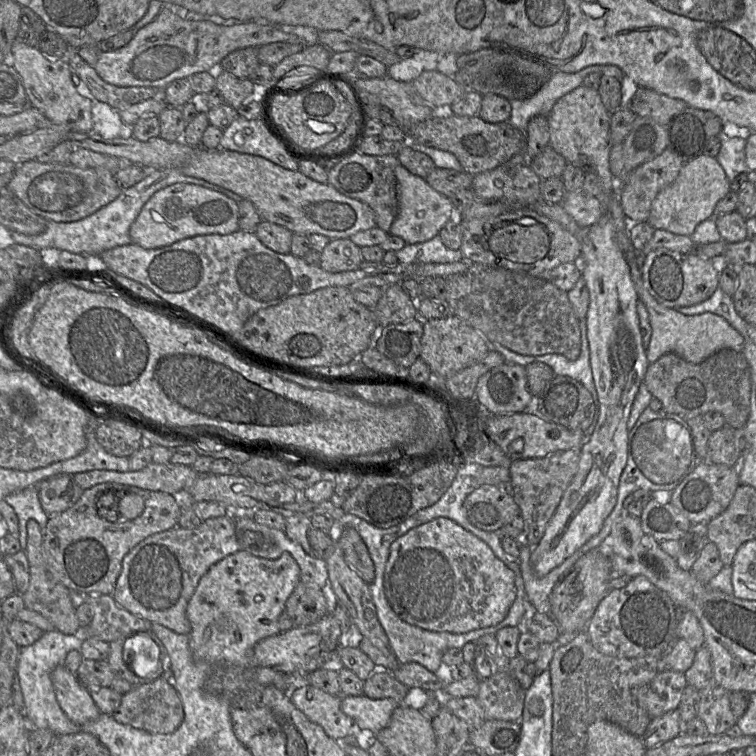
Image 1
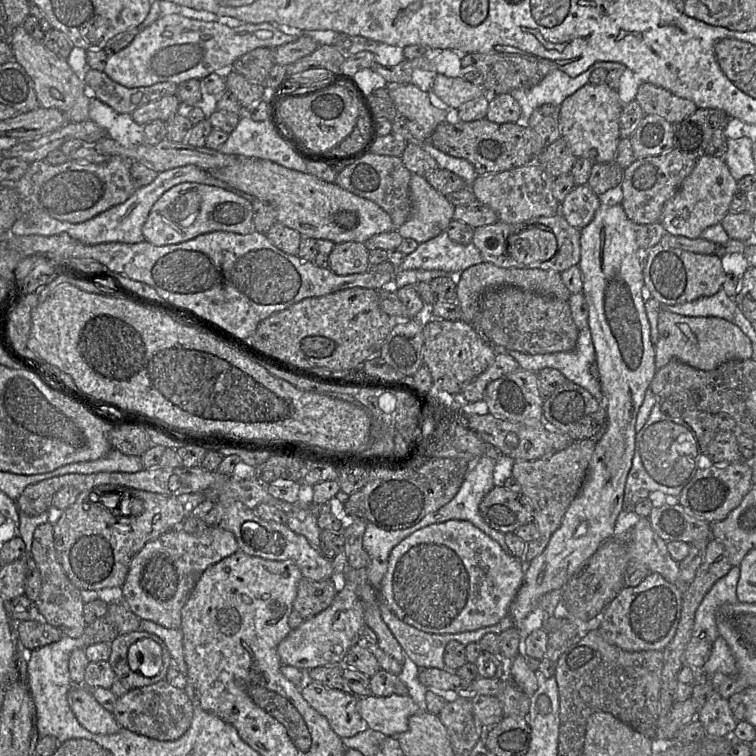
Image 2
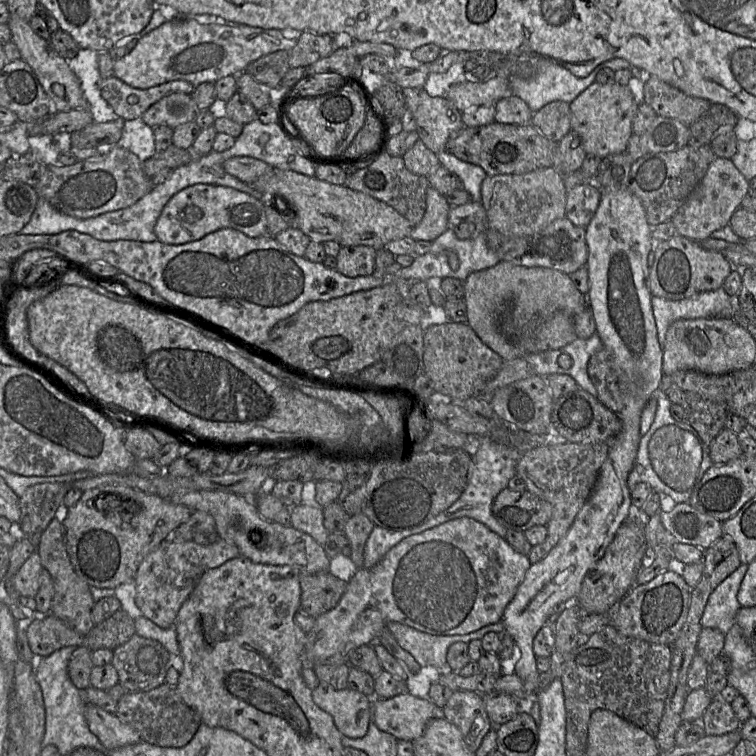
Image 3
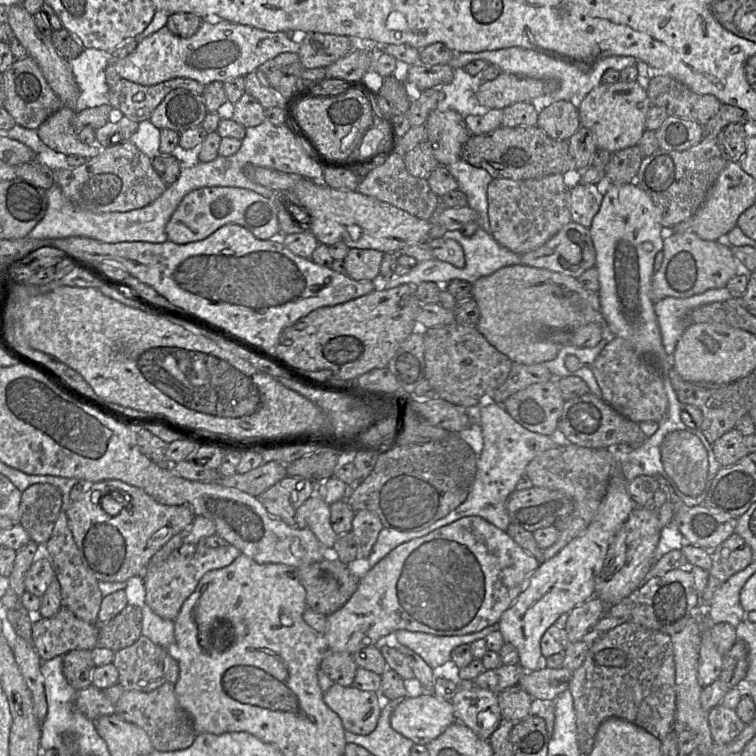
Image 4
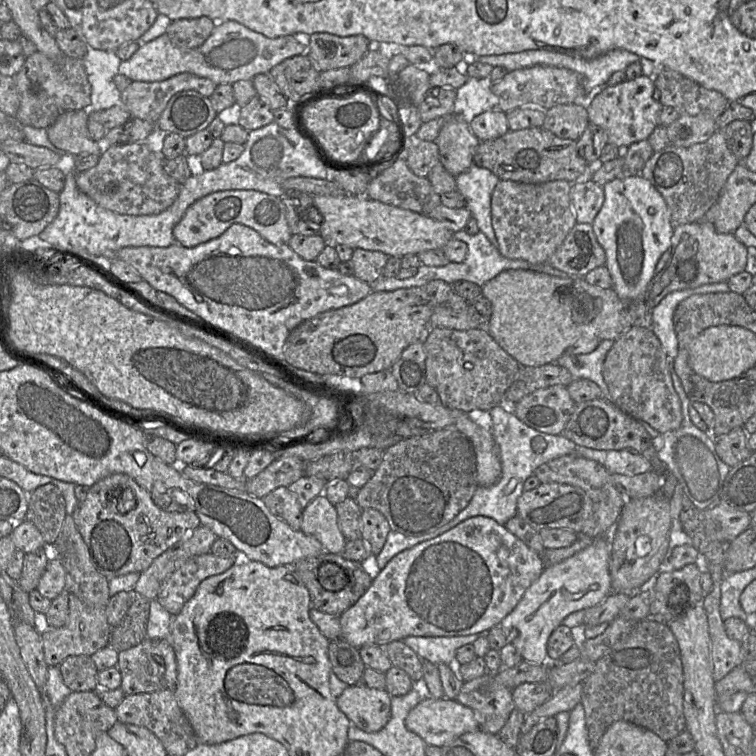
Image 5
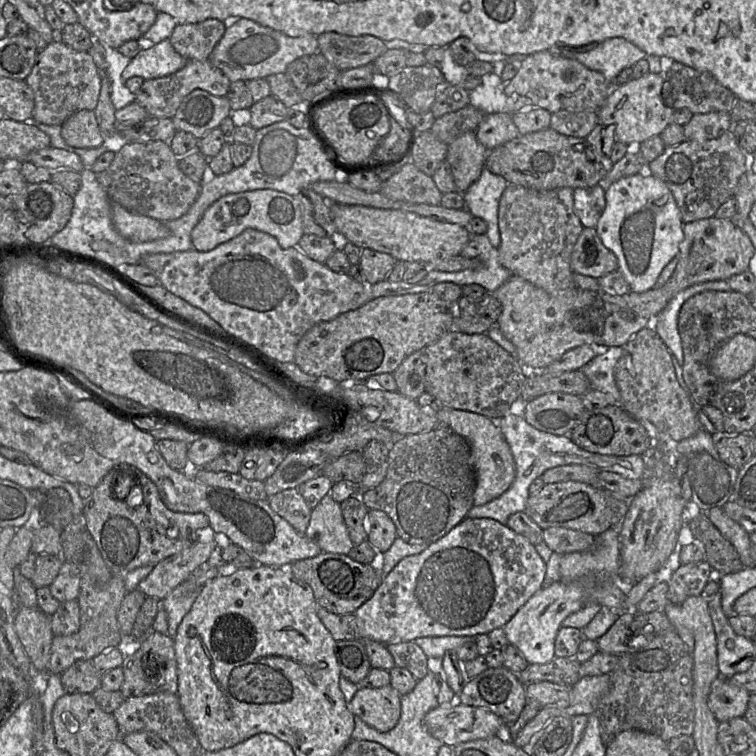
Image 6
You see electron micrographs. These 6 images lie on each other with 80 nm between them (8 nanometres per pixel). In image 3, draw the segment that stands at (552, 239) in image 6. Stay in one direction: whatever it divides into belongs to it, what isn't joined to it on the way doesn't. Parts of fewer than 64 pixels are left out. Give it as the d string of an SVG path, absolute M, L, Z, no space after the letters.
M552 167L523 174L487 175L481 185L481 203L487 214L486 226L508 237L523 237L537 234L552 221L566 217L567 190L563 178Z

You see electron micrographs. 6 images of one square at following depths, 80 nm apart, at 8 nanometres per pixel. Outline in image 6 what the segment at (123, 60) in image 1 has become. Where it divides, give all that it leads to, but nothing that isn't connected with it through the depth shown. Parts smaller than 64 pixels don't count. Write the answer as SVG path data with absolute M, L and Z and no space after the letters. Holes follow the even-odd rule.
M241 18L227 23L223 37L211 53L210 61L231 82L235 82L285 73L294 60L316 53L319 53L319 43L315 35L291 37L253 20ZM166 39L140 50L124 69L122 81L125 85L125 81L134 76L144 80L161 78L179 71L186 63L186 59L173 48L170 39Z

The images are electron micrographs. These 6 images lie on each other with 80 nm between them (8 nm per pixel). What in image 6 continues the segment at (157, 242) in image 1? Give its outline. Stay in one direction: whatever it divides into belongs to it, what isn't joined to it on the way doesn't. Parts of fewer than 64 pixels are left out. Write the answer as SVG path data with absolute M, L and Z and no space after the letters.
M258 189L225 195L205 210L191 232L191 241L195 250L206 252L248 228L272 235L284 249L297 246L304 234L298 201L287 193L273 189Z

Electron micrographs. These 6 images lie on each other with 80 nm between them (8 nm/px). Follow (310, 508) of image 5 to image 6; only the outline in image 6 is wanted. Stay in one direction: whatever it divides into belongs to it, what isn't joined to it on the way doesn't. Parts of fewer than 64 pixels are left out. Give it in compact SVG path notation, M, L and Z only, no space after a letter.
M329 494L312 509L305 535L315 542L322 552L347 555L354 546L341 506Z

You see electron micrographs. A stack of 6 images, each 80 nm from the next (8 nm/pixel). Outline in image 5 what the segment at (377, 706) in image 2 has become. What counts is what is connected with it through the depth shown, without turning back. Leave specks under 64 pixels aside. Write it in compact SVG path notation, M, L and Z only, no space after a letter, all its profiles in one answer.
M430 697L421 701L409 712L405 719L405 725L409 731L421 737L428 746L436 747L446 746L465 733L480 731L470 708L456 700L445 698Z

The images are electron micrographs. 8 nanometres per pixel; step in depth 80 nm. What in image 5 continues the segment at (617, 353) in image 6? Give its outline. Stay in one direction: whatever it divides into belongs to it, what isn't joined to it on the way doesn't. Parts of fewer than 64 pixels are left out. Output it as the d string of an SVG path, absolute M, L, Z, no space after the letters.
M601 340L598 347L589 354L575 356L564 353L555 363L566 368L575 378L594 382L601 389L603 398L608 399L608 387L602 376L602 366L613 342L613 340Z

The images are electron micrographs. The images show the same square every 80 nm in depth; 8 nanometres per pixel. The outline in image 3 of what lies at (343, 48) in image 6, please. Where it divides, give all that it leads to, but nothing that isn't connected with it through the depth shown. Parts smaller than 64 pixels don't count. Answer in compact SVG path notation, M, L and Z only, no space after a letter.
M303 32L289 51L290 67L307 67L329 56L336 48L333 35Z

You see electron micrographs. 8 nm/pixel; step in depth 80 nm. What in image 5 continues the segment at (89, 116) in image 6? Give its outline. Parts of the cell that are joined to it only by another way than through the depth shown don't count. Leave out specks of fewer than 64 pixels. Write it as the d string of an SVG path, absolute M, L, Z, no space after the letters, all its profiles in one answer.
M87 110L62 113L47 128L50 142L57 148L79 157L100 154L99 143L91 139L88 133L89 114Z

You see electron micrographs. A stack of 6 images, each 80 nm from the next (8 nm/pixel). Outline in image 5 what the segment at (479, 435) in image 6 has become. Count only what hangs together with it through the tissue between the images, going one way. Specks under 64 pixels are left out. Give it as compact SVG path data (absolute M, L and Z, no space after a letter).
M459 410L454 412L454 427L462 432L472 443L477 464L478 486L491 486L501 476L501 462L498 448L490 430L478 426L467 413Z

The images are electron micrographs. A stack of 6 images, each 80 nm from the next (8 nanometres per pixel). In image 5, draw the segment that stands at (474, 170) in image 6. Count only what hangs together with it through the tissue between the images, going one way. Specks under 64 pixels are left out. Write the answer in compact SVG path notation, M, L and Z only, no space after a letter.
M452 116L434 142L439 149L440 163L456 177L474 164L473 155L480 140L461 116Z

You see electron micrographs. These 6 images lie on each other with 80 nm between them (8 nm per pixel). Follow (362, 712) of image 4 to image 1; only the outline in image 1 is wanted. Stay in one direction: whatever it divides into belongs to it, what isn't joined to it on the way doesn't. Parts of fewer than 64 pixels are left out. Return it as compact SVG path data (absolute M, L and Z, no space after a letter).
M307 685L290 693L290 700L313 723L322 727L325 733L340 743L340 740L349 735L349 730L354 724L353 720L341 710L341 695L331 695L321 689Z

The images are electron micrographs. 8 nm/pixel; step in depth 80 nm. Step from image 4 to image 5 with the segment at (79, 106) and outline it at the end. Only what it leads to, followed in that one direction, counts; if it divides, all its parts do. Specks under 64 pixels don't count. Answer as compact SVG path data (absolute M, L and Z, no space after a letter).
M89 47L82 61L91 85L89 112L121 104L121 92L115 85L114 77L119 73L122 61L116 52Z

